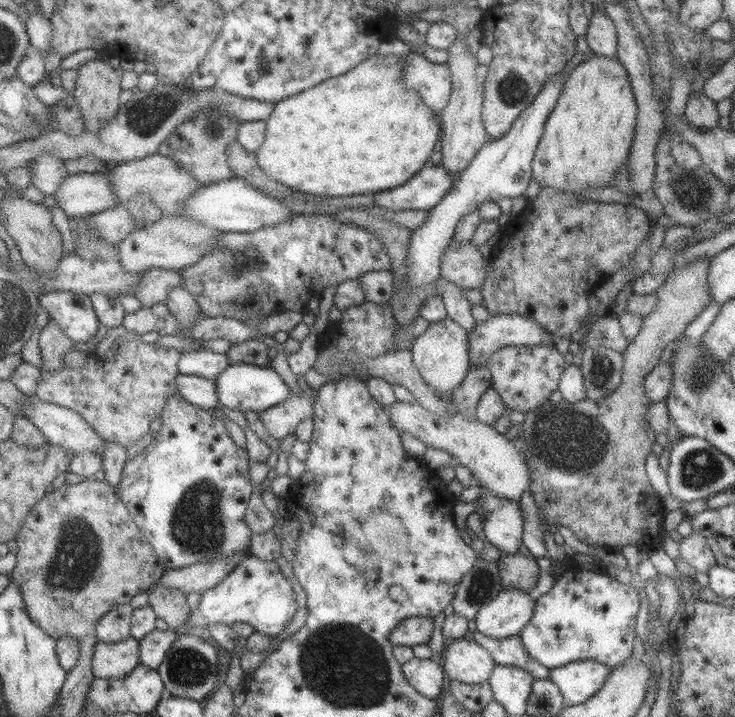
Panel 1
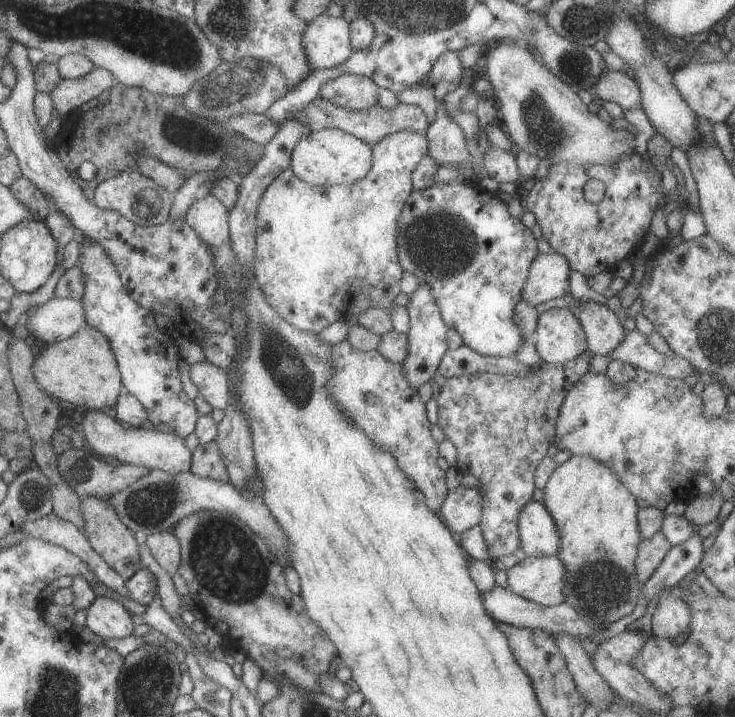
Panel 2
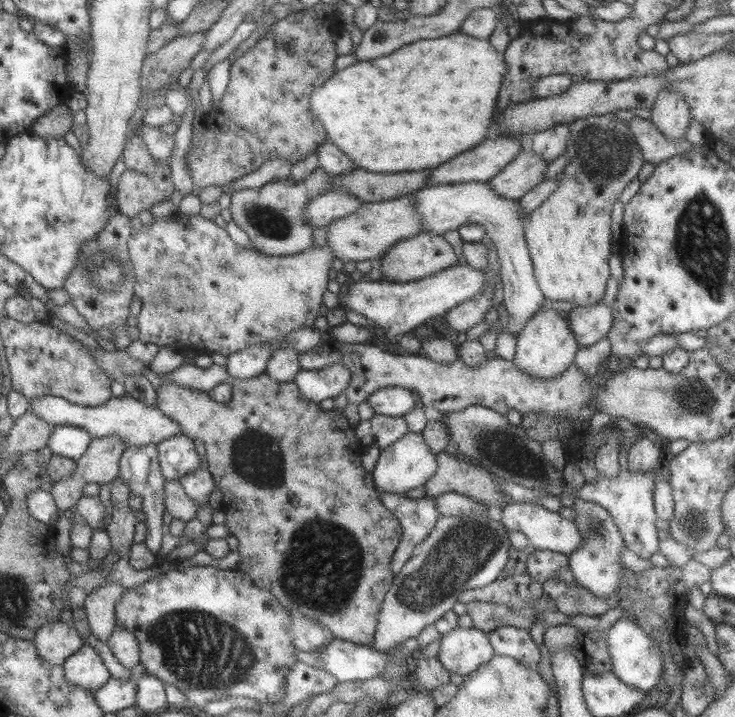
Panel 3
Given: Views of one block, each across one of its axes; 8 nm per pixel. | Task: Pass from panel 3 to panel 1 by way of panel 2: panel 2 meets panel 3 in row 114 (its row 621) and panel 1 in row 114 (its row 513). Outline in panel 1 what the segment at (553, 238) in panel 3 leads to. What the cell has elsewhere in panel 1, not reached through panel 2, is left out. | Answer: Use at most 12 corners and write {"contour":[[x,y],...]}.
{"contour":[[617,56],[563,85],[533,178],[574,194],[626,164],[637,103]]}

